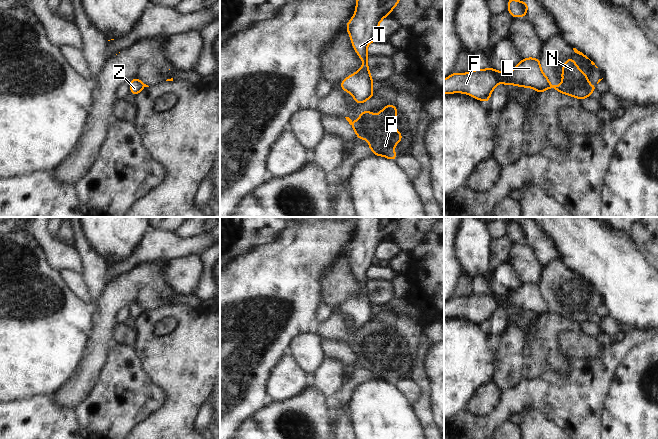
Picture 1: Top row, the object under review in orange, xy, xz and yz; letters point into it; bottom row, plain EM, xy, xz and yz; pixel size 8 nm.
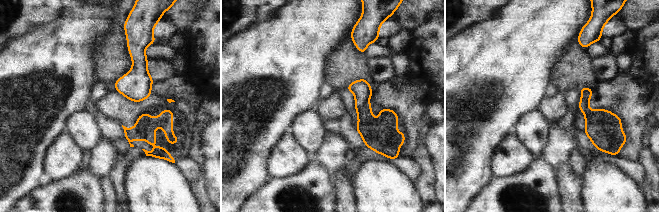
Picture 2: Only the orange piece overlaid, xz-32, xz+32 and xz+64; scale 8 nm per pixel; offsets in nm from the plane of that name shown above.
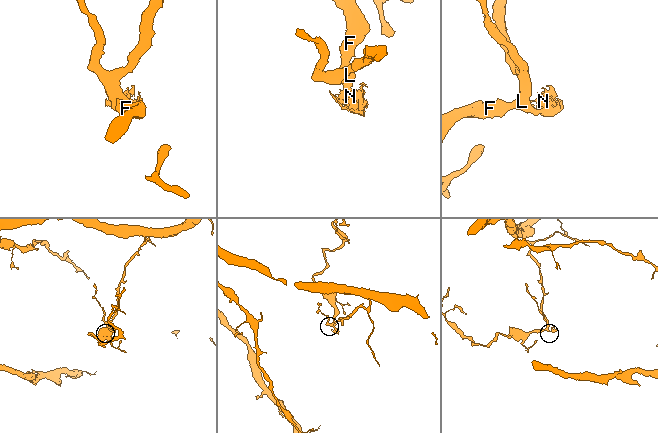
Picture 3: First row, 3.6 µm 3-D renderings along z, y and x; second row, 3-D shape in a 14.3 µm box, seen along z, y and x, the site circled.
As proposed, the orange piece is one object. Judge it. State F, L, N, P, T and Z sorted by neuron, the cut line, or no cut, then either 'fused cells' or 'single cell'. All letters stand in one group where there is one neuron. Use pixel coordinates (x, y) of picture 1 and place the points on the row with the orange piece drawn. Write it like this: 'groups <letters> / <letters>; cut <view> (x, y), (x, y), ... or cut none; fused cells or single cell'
groups F L T Z / N P; cut yz (549, 84), (551, 87); fused cells

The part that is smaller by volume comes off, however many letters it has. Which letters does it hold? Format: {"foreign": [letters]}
{"foreign": ["N", "P"]}

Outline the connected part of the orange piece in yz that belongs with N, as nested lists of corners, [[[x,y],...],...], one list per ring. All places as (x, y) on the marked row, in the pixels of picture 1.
[[[568,58],[565,61],[561,76],[563,80],[561,85],[551,85],[552,89],[560,93],[582,100],[589,98],[590,94],[597,90],[597,84],[595,86],[589,84],[589,78],[575,64],[573,58]]]

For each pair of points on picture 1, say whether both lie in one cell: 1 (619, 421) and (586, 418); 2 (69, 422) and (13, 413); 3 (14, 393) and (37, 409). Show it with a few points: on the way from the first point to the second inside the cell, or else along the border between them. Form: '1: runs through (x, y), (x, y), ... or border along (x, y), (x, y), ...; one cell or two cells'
1: border along (605, 396), (602, 402), (600, 428); two cells
2: runs through (55, 422), (35, 422), (27, 416); one cell
3: border along (46, 394), (12, 400), (10, 402); two cells

